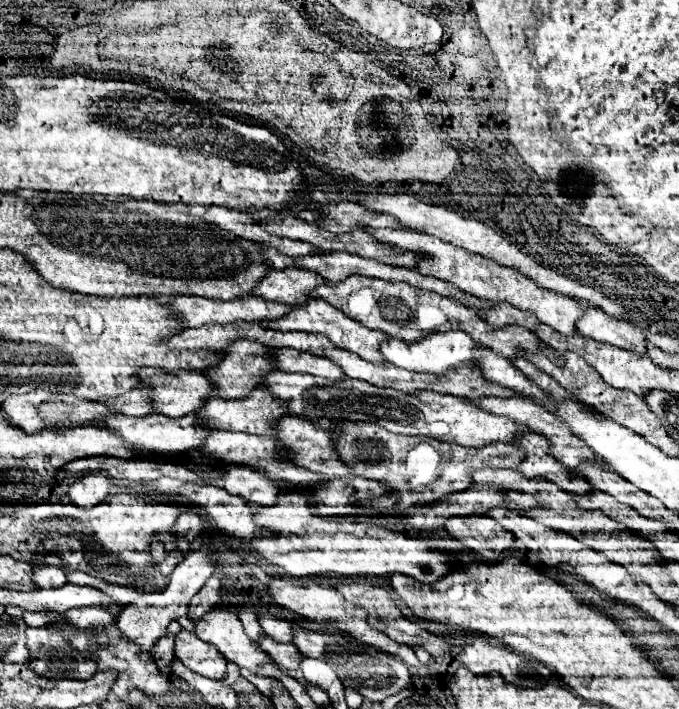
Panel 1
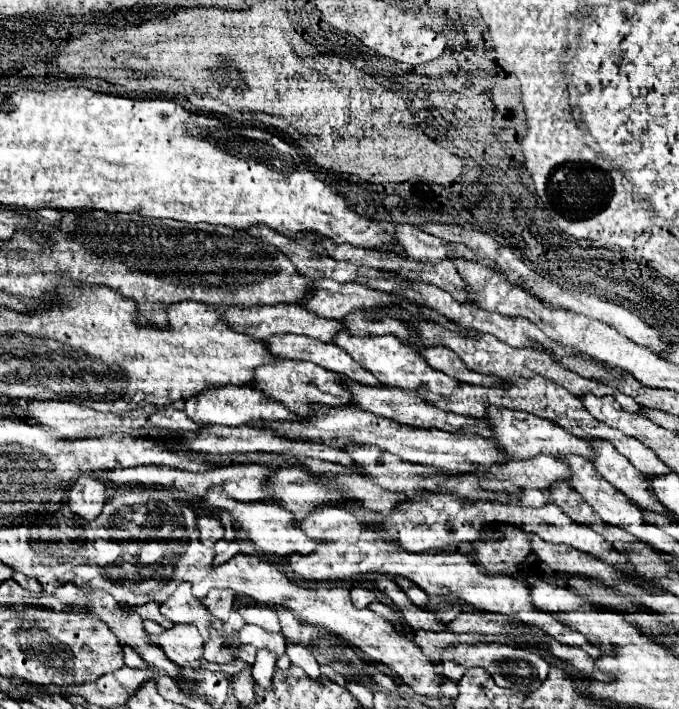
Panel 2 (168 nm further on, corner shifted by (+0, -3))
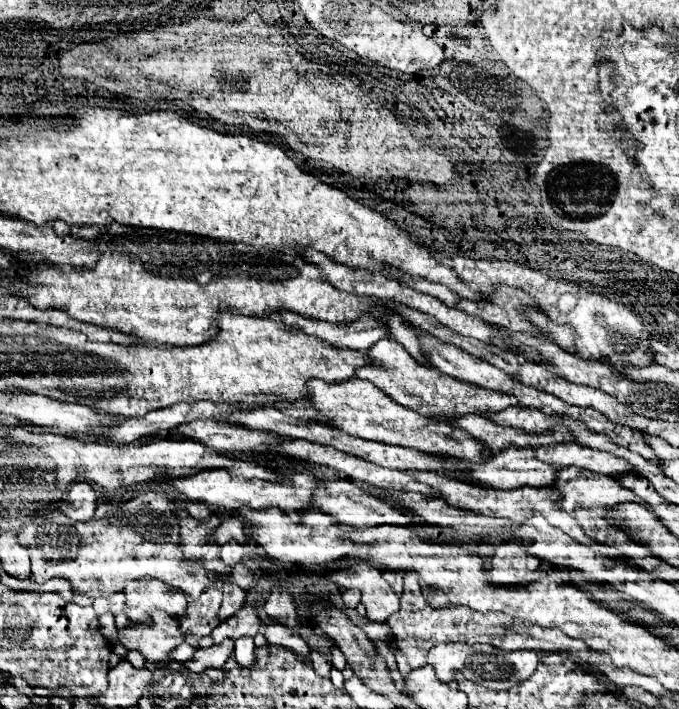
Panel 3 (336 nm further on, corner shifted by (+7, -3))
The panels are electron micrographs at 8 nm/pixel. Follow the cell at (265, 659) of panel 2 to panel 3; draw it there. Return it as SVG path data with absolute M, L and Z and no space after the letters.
M239 637L235 641L235 661L241 667L251 667L255 663L255 644L251 637Z

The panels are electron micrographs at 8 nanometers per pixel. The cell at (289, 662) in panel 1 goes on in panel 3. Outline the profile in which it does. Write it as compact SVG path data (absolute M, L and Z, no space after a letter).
M225 639L219 645L196 649L194 657L187 663L187 667L194 673L203 673L209 668L221 669L231 655L233 655L233 641Z

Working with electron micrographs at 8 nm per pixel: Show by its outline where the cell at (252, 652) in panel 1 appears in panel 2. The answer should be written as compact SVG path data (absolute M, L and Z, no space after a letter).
M190 583L178 585L178 589L160 603L160 613L172 623L192 623L198 627L200 635L208 639L212 631L224 635L224 623L210 615L210 611L192 595Z

